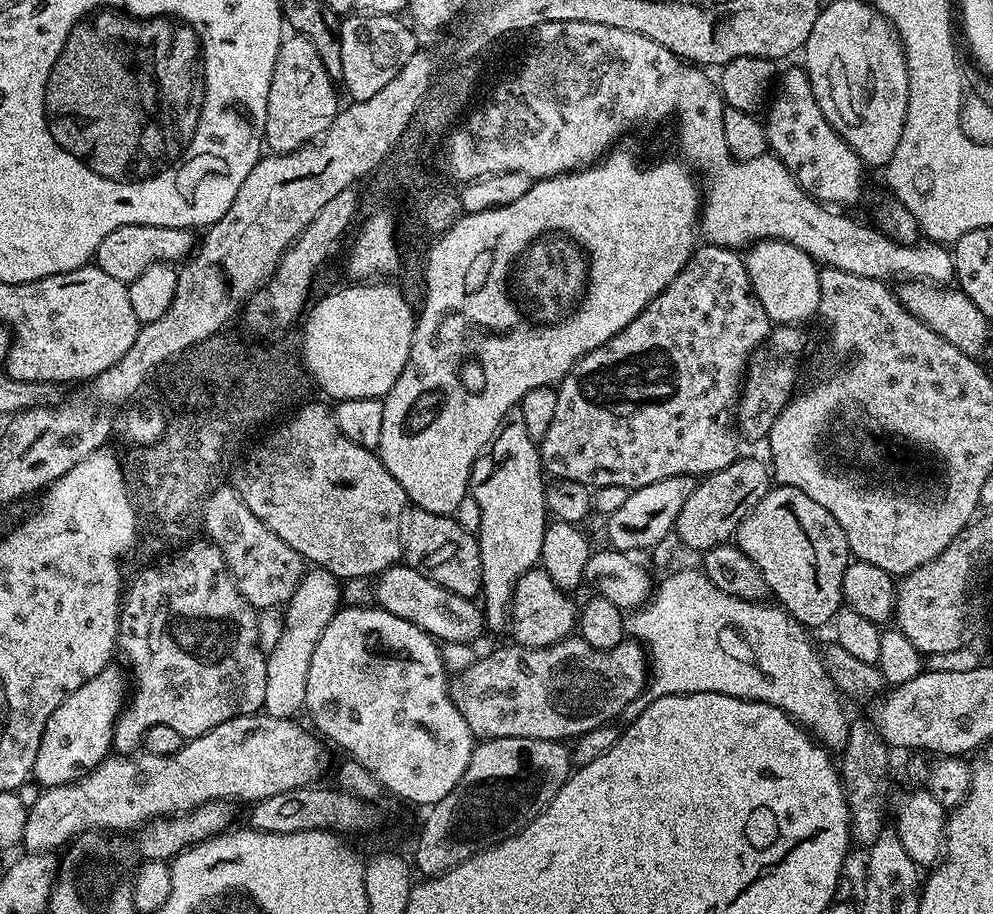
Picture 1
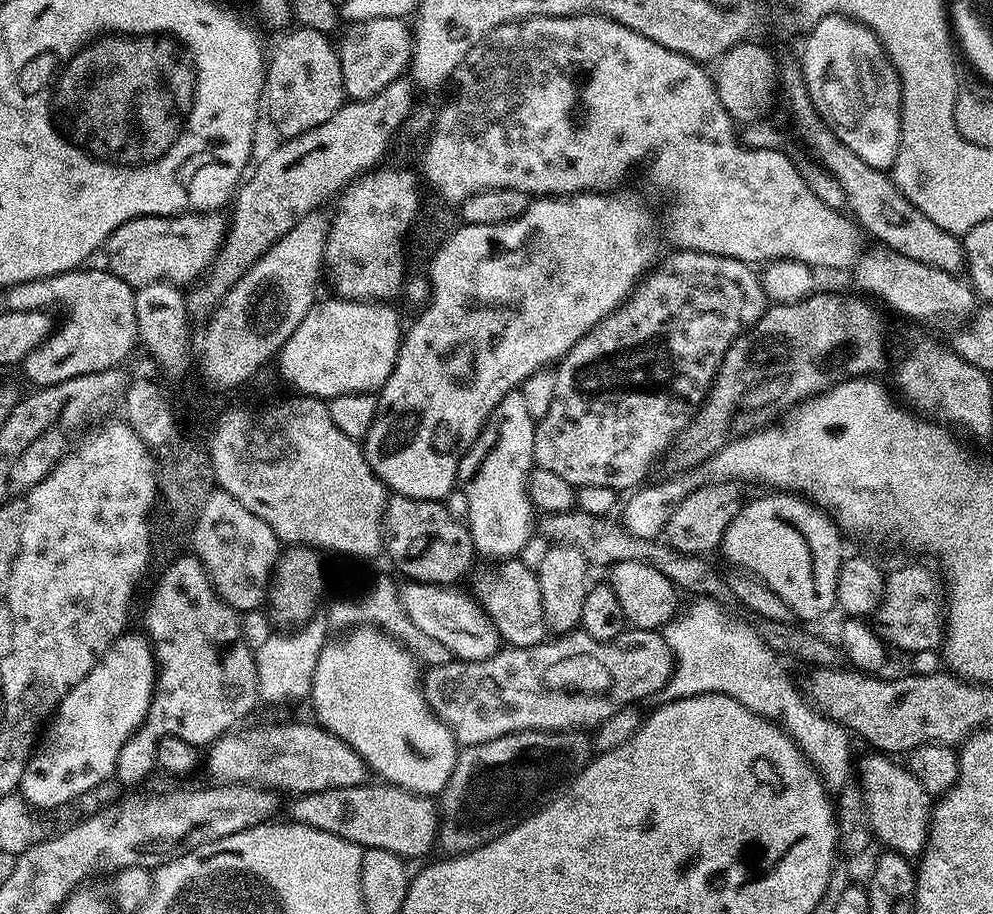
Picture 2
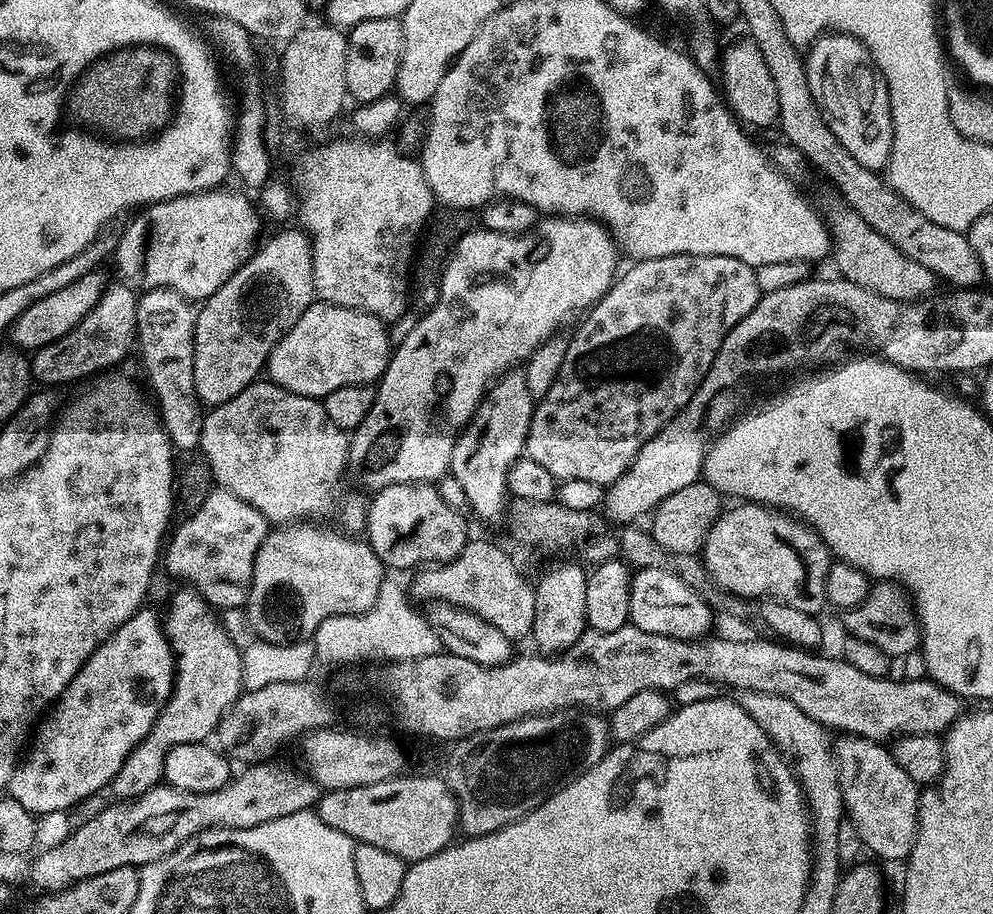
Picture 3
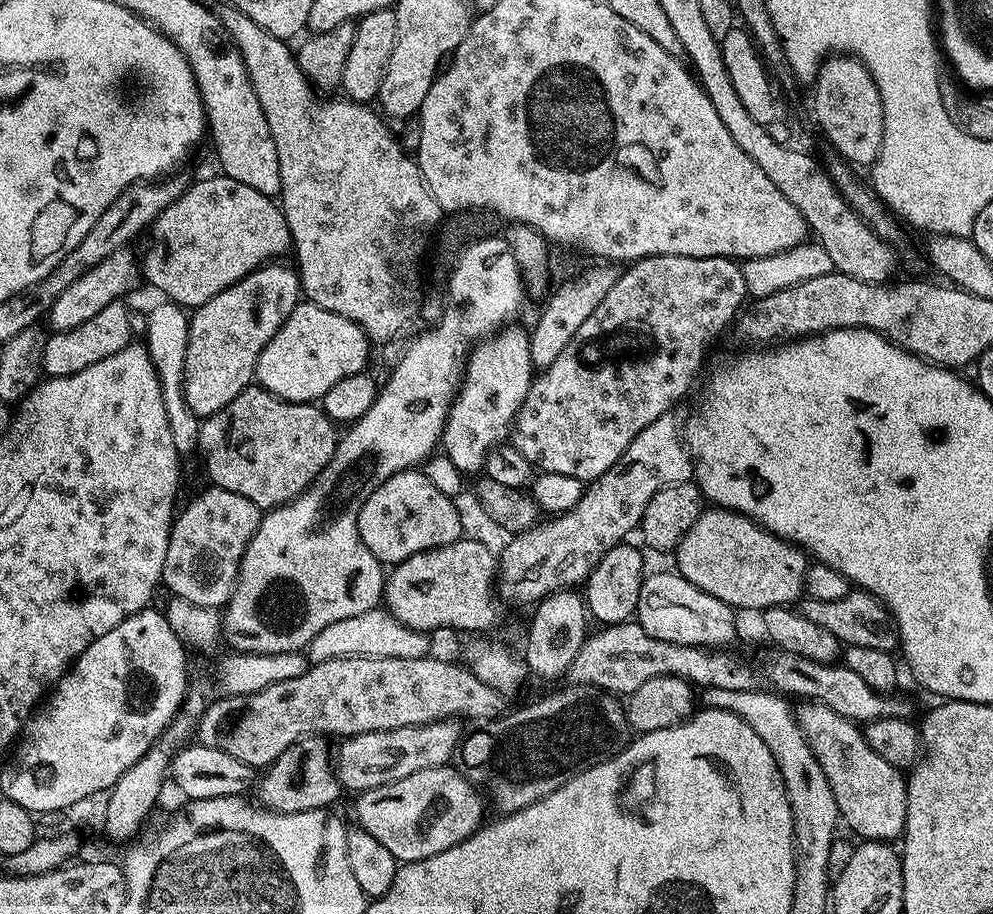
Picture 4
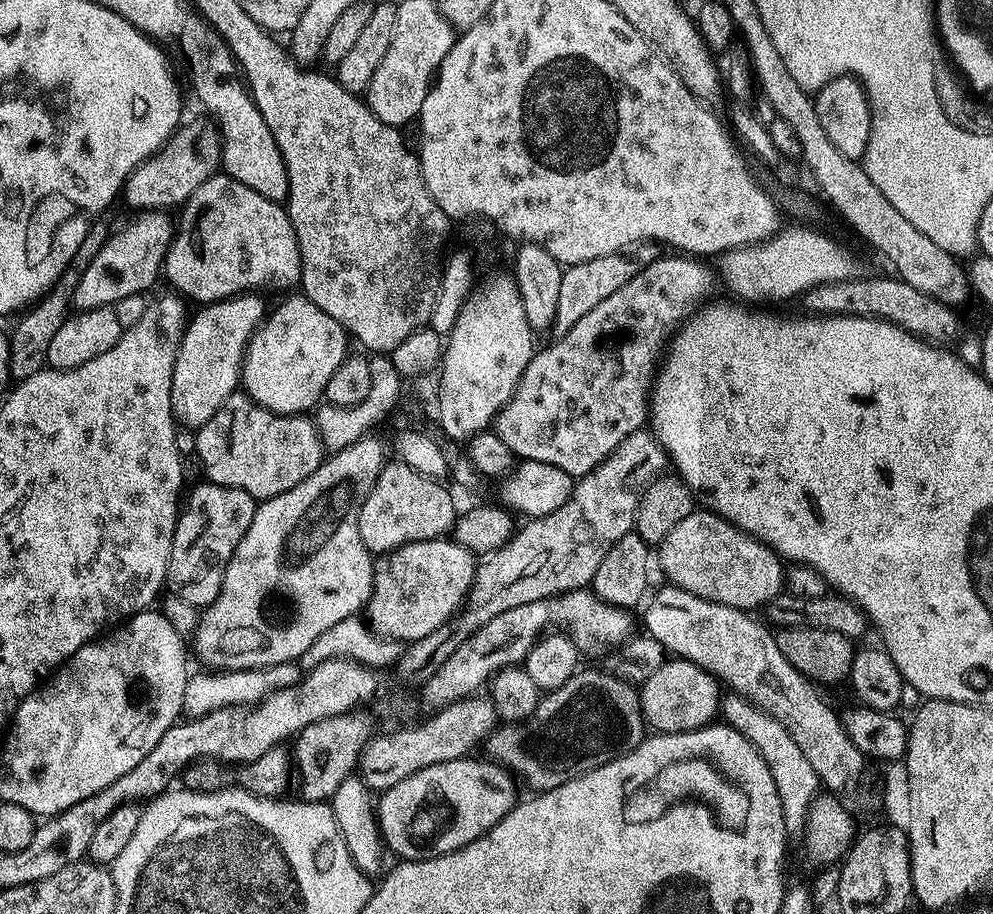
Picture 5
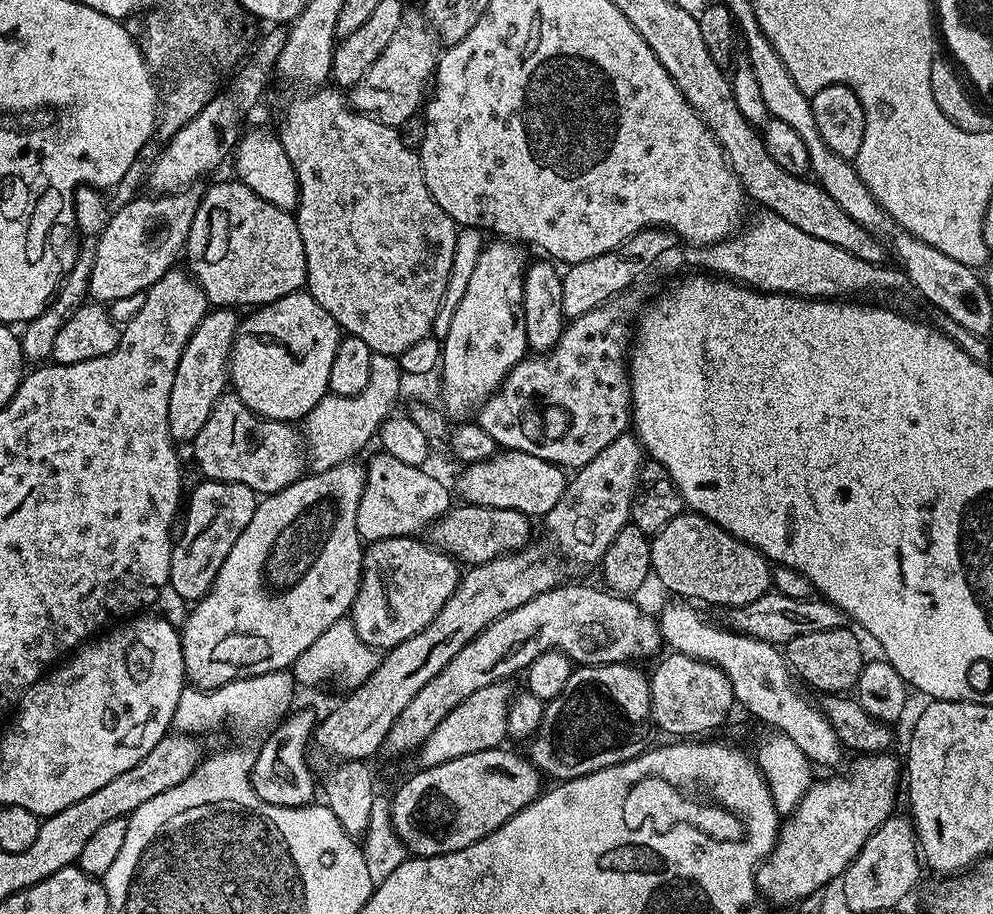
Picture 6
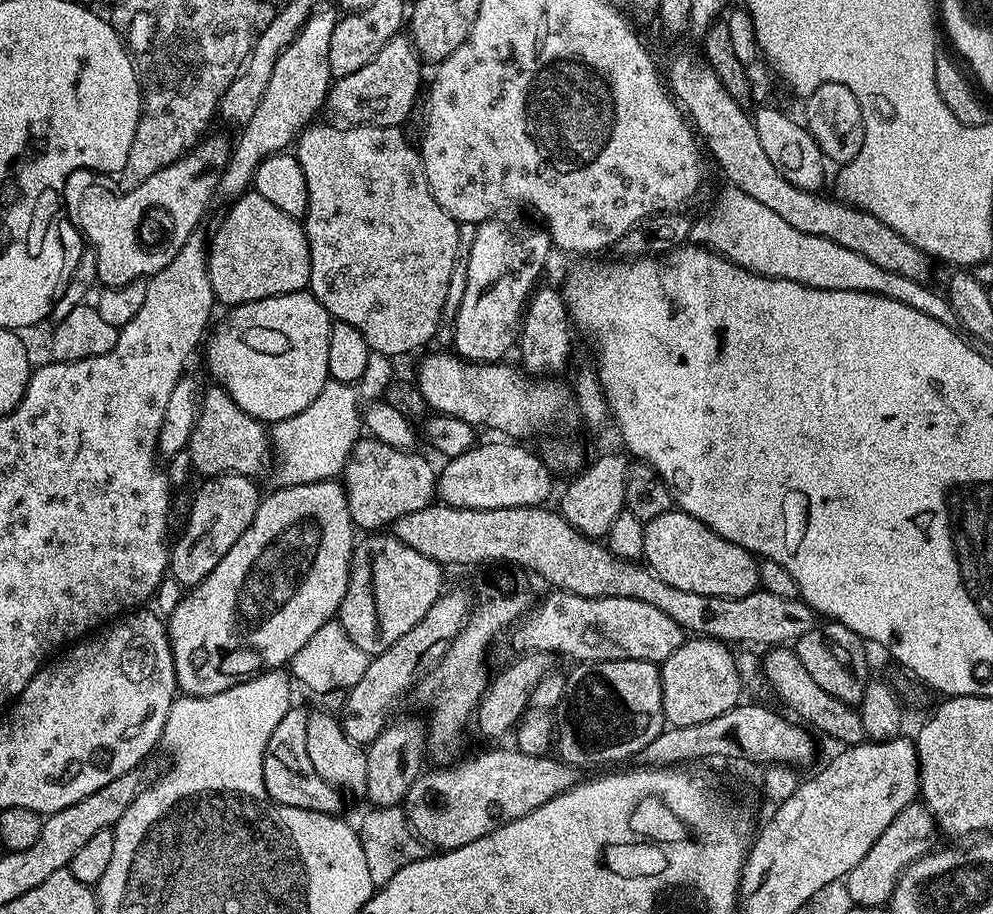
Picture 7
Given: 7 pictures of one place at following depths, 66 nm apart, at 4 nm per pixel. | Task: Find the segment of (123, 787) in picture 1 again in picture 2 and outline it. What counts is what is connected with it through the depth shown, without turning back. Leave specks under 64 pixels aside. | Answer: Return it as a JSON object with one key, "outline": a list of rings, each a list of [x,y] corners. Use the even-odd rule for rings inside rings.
{"outline":[[[315,722],[309,724],[268,724],[265,728],[248,728],[245,732],[233,730],[224,733],[219,740],[213,740],[206,752],[208,772],[213,781],[221,784],[259,784],[261,788],[271,788],[277,793],[321,792],[331,788],[353,788],[369,779],[370,769],[353,748],[342,738],[330,734]]]}

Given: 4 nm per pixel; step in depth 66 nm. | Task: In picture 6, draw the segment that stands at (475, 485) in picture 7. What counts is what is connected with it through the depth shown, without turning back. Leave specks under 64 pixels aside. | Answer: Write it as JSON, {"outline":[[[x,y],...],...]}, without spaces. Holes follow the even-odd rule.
{"outline":[[[502,450],[490,459],[461,469],[458,490],[463,501],[486,505],[494,509],[518,510],[529,518],[540,518],[558,504],[565,492],[567,473],[554,463],[524,451]]]}

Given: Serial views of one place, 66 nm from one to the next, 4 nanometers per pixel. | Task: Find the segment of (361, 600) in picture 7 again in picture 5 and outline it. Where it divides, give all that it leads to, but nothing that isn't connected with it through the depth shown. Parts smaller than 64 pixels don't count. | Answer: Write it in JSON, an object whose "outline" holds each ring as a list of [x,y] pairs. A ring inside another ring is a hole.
{"outline":[[[452,538],[410,542],[383,553],[372,565],[372,593],[366,605],[372,631],[390,640],[411,642],[434,634],[463,609],[476,578],[477,553]]]}

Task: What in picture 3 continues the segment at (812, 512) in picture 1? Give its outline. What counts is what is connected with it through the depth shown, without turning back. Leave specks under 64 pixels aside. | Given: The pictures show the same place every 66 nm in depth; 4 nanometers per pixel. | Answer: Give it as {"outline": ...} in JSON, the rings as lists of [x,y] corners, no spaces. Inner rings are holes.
{"outline":[[[736,502],[733,505],[733,508],[725,507],[721,511],[704,540],[702,559],[715,584],[732,595],[781,600],[794,606],[794,610],[819,613],[819,608],[826,604],[826,574],[834,557],[823,538],[816,535],[816,529],[767,504]]]}

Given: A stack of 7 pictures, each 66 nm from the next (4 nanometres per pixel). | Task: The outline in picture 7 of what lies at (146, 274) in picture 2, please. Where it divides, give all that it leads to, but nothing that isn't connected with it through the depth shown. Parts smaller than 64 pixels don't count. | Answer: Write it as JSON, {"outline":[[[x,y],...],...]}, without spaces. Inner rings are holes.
{"outline":[[[249,190],[243,196],[231,201],[224,221],[216,228],[216,234],[210,238],[208,249],[208,277],[212,293],[222,305],[235,306],[254,302],[262,298],[285,296],[295,292],[303,292],[308,288],[310,278],[310,246],[304,233],[303,223],[290,214],[282,214],[278,206],[266,202],[262,194]]]}

